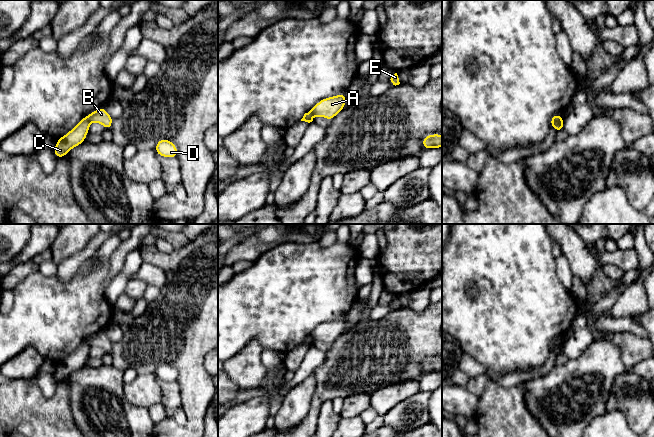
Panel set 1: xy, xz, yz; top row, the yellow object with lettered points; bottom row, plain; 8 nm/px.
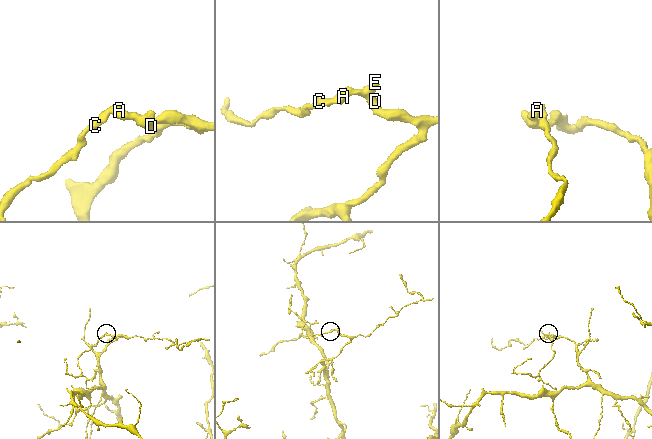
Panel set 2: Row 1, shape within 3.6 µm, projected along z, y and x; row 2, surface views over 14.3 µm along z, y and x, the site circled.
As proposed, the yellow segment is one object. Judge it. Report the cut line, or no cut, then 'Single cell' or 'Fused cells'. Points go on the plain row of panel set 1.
Split along yz (561, 341), (551, 348). Fused cells

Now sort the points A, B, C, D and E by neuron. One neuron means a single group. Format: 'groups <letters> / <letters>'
groups A B D E / C

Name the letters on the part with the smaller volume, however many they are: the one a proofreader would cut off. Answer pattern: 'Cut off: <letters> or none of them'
Cut off: C

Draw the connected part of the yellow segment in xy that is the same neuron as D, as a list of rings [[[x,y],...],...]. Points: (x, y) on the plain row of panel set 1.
[[[159,363],[155,375],[158,379],[166,382],[176,382],[178,378],[176,369],[167,363]]]

